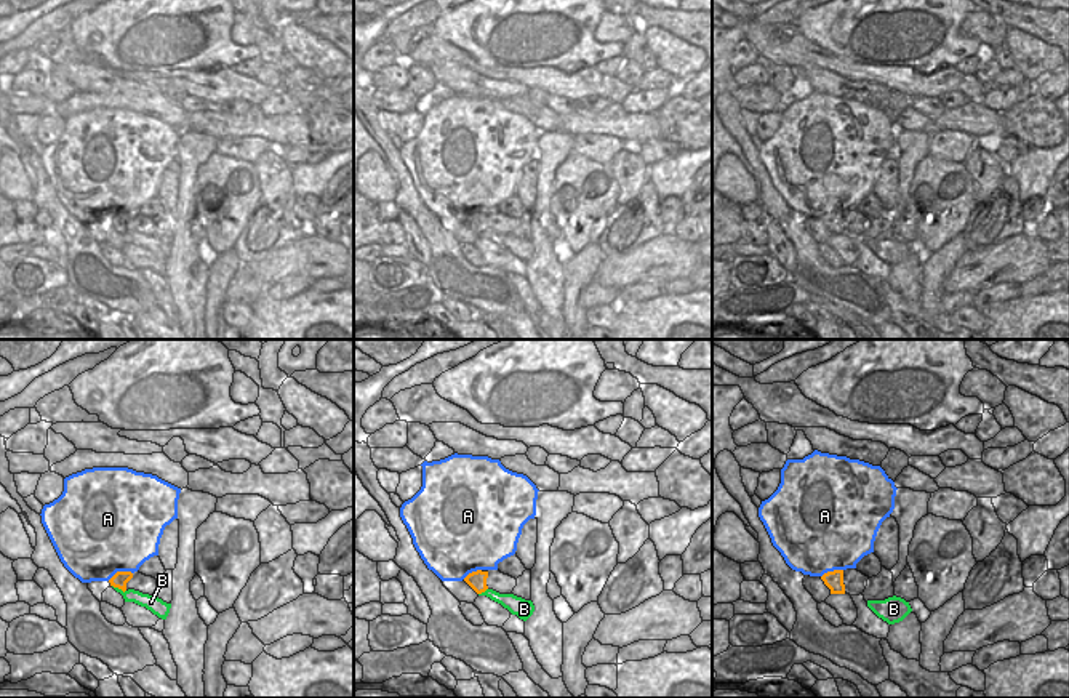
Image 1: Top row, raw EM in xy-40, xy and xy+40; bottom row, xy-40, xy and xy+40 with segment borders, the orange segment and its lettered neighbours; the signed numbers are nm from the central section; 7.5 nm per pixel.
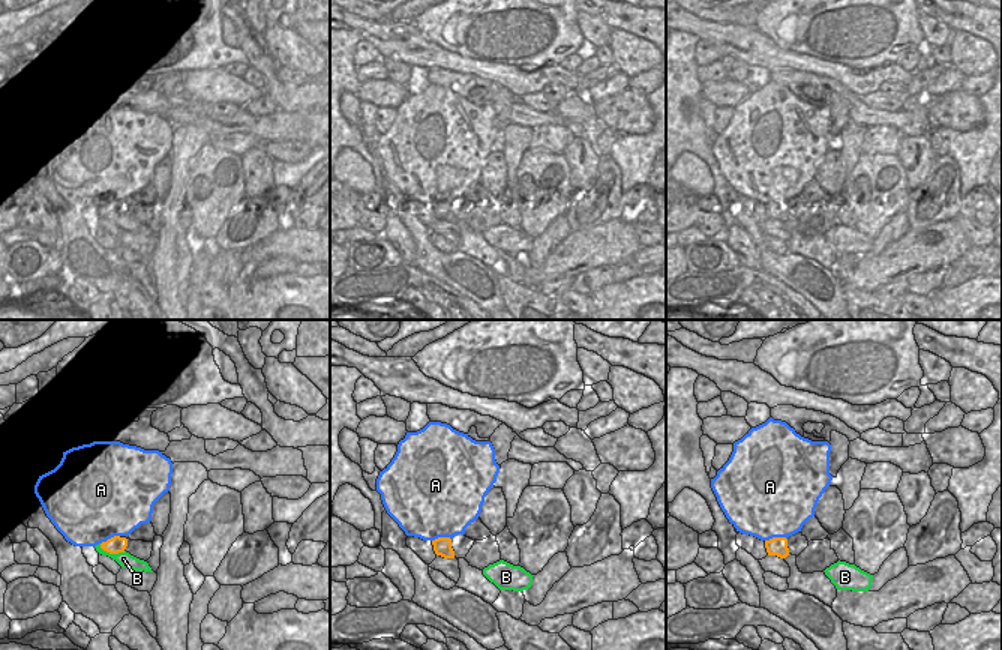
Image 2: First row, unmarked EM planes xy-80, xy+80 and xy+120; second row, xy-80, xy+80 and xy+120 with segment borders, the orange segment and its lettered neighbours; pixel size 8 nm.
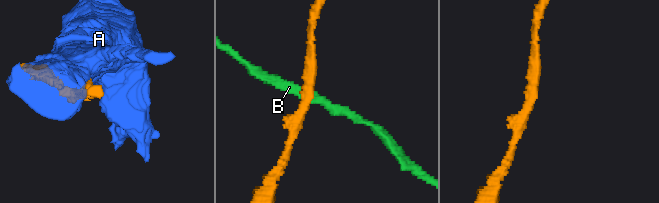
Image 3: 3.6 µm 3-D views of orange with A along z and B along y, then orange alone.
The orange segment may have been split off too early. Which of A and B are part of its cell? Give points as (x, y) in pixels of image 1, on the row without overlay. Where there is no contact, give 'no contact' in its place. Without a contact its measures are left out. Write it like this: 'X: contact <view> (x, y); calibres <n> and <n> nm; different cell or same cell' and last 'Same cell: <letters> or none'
A: contact xy-40 (119, 213); calibres 120 and 480 nm; different cell
B: contact xy-40 (119, 229); calibres 120 and 100 nm; different cell
Same cell: none

